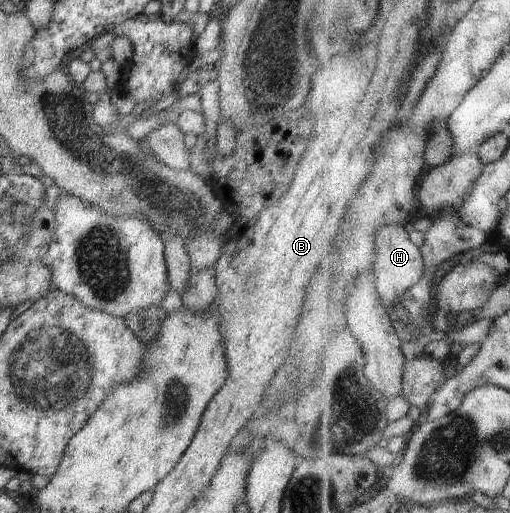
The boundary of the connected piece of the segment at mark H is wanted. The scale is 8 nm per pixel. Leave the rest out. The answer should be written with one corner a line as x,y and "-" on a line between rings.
403,224
384,225
376,233
376,259
373,267
378,279
378,288
383,299
389,304
396,304
399,296
417,285
426,274
426,259
422,245
418,246
409,237
410,227

